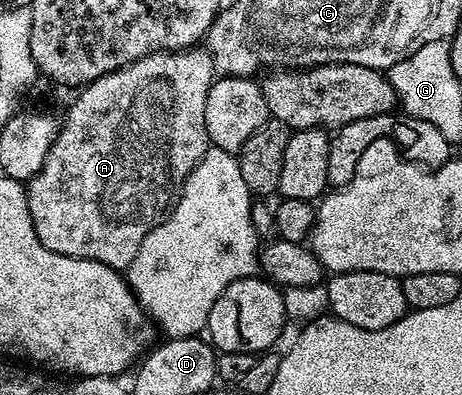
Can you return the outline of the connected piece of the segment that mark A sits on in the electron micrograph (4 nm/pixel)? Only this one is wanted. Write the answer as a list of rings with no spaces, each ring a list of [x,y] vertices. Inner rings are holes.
[[[193,47],[187,51],[151,53],[83,86],[77,92],[80,94],[77,95],[76,102],[69,107],[64,121],[62,117],[59,122],[56,138],[46,155],[46,163],[40,169],[40,173],[34,175],[26,185],[30,219],[34,223],[34,231],[41,243],[50,251],[67,257],[81,257],[98,263],[106,263],[111,269],[128,270],[130,263],[134,263],[134,255],[138,255],[138,247],[142,247],[142,239],[146,239],[148,232],[168,216],[176,198],[180,196],[184,188],[185,179],[196,164],[204,158],[205,151],[210,147],[206,131],[206,95],[210,91],[213,80],[214,66],[211,53],[203,48]]]

